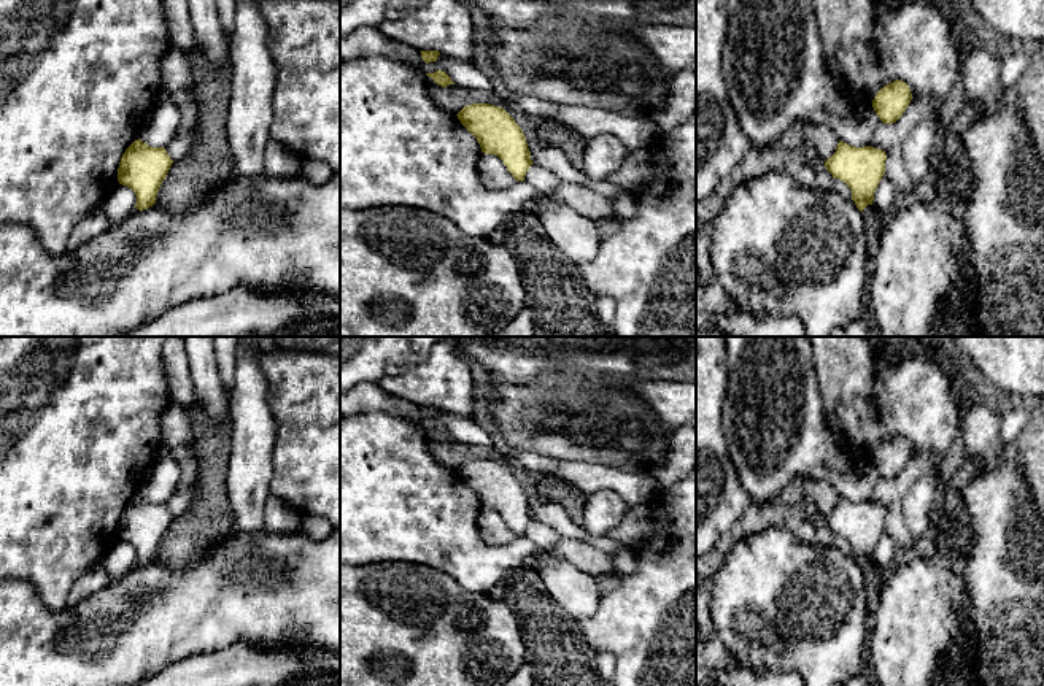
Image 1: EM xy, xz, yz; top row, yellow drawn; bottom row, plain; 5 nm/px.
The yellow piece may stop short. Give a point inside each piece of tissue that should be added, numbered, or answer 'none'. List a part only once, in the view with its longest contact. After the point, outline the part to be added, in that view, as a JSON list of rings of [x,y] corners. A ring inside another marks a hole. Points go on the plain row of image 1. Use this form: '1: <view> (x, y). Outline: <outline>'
none

